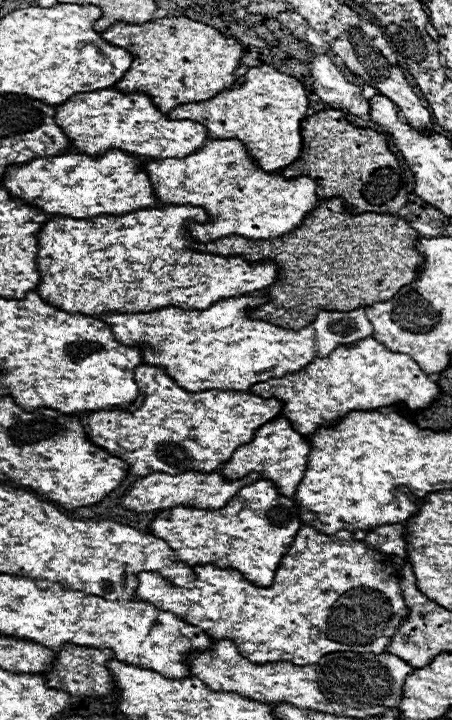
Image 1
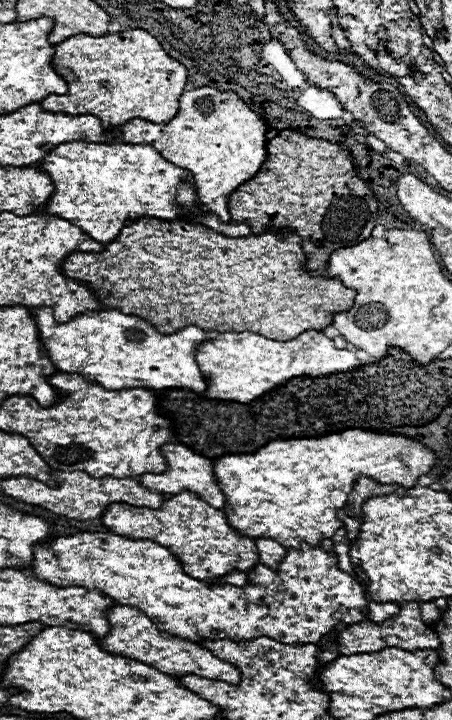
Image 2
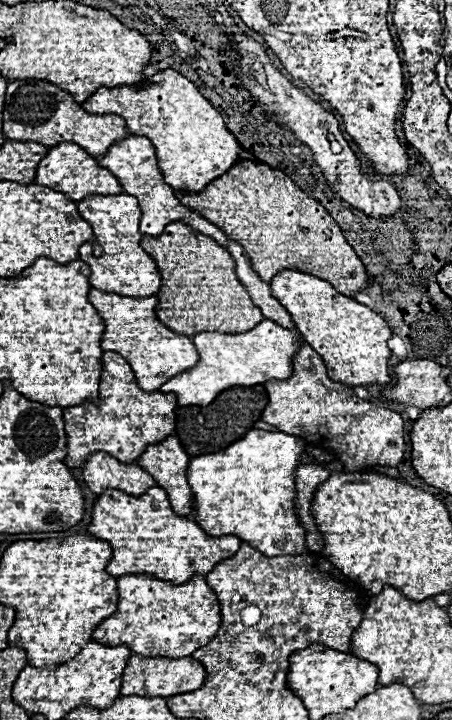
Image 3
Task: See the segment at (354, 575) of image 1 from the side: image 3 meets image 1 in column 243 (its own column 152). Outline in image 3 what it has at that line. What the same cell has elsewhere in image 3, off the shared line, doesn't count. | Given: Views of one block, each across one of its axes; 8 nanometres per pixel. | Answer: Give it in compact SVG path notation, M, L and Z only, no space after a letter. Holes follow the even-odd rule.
M126 574L118 578L120 604L114 616L98 624L94 640L106 646L128 646L138 656L184 658L208 644L220 628L220 604L204 576L172 586L150 574Z

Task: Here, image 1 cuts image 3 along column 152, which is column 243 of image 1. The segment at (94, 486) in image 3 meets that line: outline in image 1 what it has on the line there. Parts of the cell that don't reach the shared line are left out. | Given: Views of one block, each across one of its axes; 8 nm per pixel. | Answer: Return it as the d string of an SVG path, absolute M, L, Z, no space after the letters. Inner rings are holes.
M184 472L184 474L150 474L144 478L138 478L130 488L124 492L124 496L118 500L126 510L136 512L152 512L152 510L164 510L172 506L192 506L198 510L216 510L228 504L228 500L244 486L254 484L260 480L260 474L250 474L236 482L226 482L218 472L204 474L204 472Z

